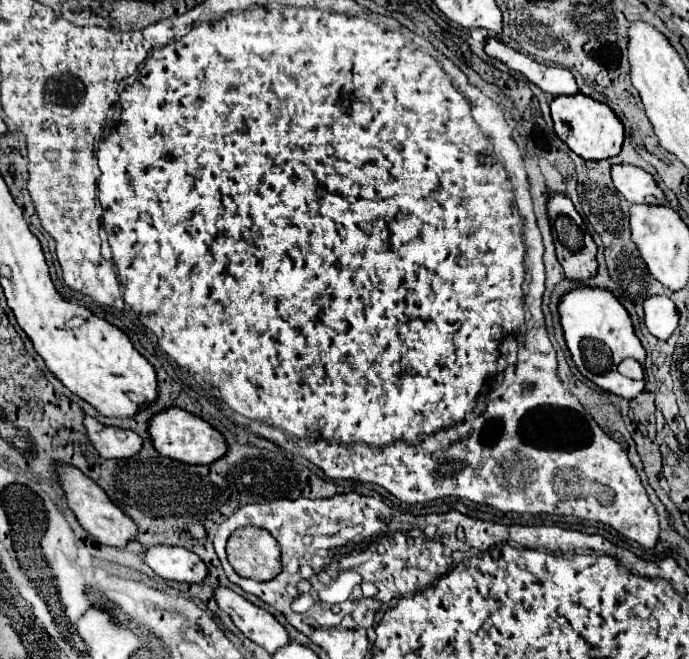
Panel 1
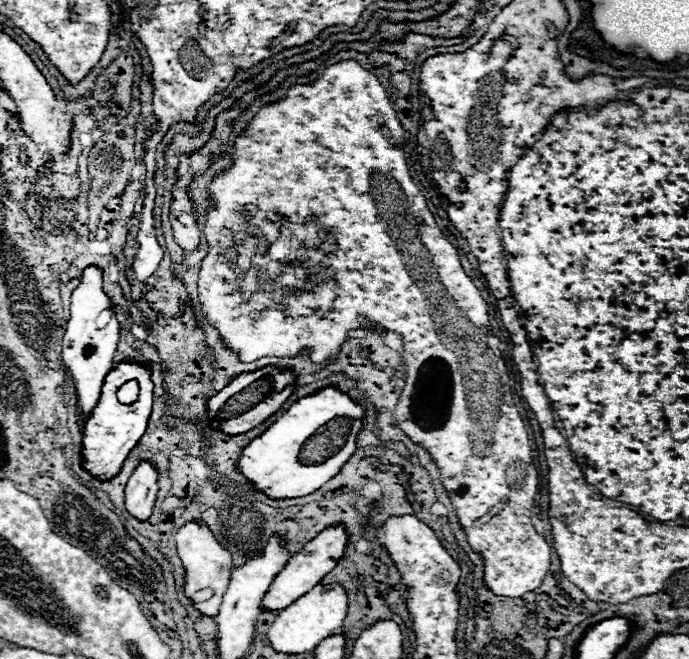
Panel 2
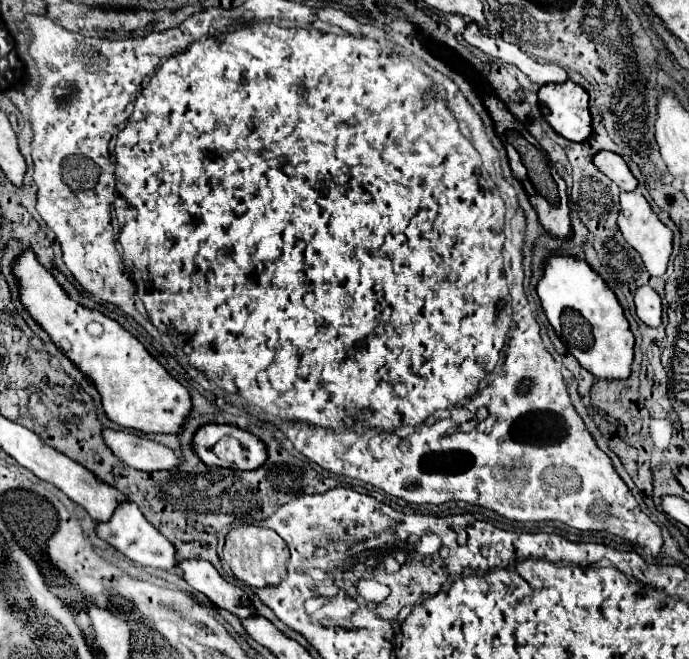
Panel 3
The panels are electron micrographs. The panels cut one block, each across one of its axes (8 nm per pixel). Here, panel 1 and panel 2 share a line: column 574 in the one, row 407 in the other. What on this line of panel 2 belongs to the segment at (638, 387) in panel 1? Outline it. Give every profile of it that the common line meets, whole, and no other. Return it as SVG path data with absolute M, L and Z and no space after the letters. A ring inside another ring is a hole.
M326 386L310 396L296 400L278 422L274 422L264 434L254 438L240 456L242 474L256 484L258 490L264 490L270 498L298 498L304 494L312 494L322 488L330 478L334 478L340 468L350 460L350 456L358 450L358 434L362 430L366 410L362 404L354 402L346 392L338 386Z

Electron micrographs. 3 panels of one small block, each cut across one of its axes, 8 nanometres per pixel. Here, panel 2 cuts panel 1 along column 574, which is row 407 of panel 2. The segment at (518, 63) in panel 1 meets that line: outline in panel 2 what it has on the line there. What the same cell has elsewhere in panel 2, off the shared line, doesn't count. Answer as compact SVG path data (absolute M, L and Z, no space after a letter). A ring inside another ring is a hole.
M98 266L84 268L84 272L80 276L80 284L72 292L70 320L66 324L66 334L64 334L64 342L62 342L62 362L68 366L68 372L74 378L78 404L80 404L80 410L86 414L86 418L94 410L94 406L100 398L104 378L112 370L114 354L116 354L116 348L120 342L120 324L116 320L116 314L112 314L112 300L104 292L102 276L104 276L104 270ZM102 312L110 312L110 318L104 326L98 324L98 316Z

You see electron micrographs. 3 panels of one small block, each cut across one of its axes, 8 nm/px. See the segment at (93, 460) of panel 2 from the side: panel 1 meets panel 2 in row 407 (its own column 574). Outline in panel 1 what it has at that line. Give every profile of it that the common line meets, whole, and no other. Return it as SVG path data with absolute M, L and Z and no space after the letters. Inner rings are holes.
M574 94L574 96L554 98L554 102L550 104L550 110L552 110L552 120L554 120L554 128L556 128L558 138L562 142L566 142L566 146L574 154L582 156L584 160L594 160L594 162L620 154L622 142L624 142L624 124L610 110L610 106L598 102L590 96Z

